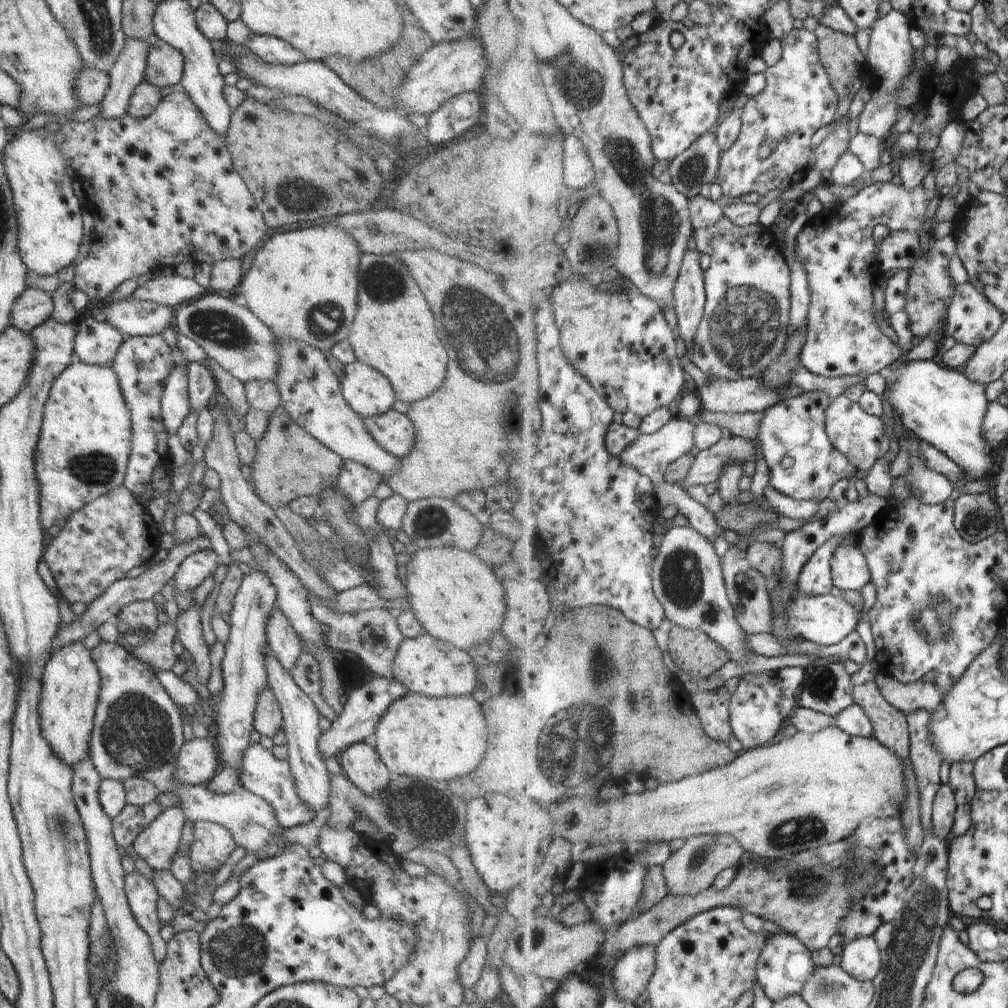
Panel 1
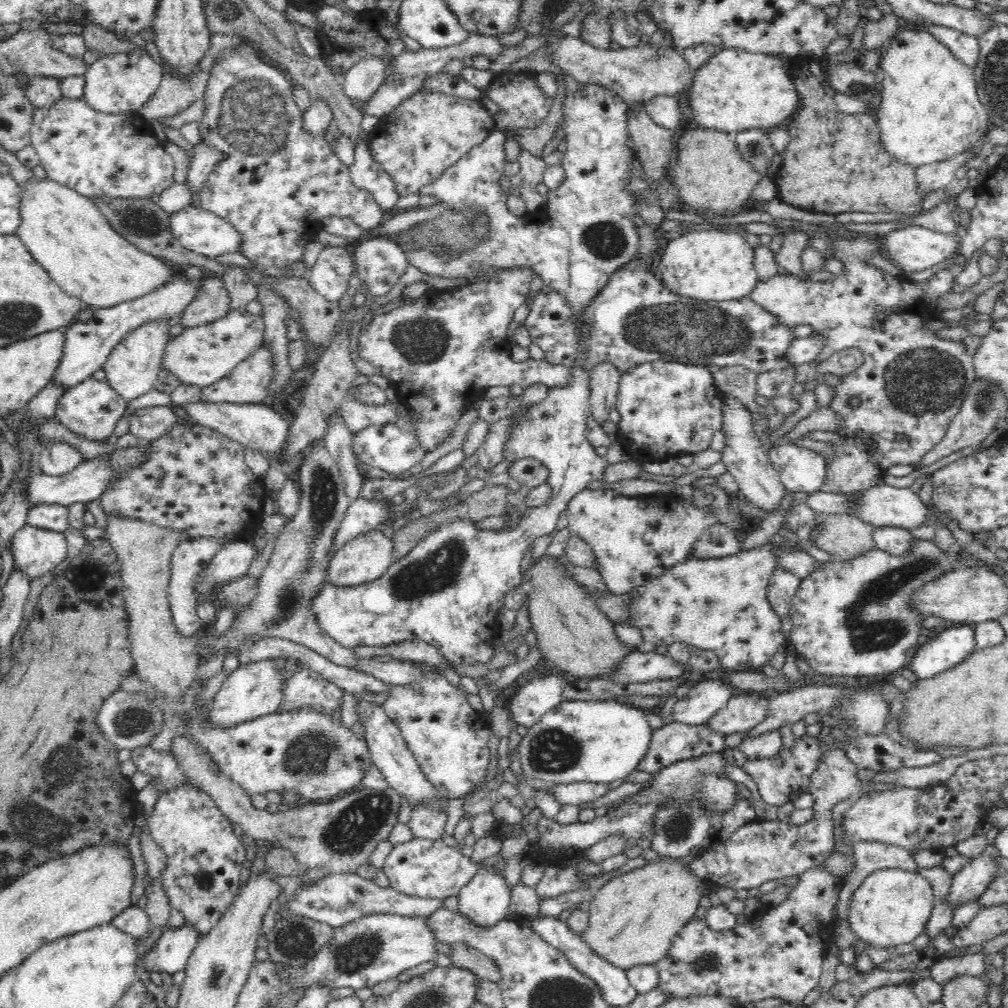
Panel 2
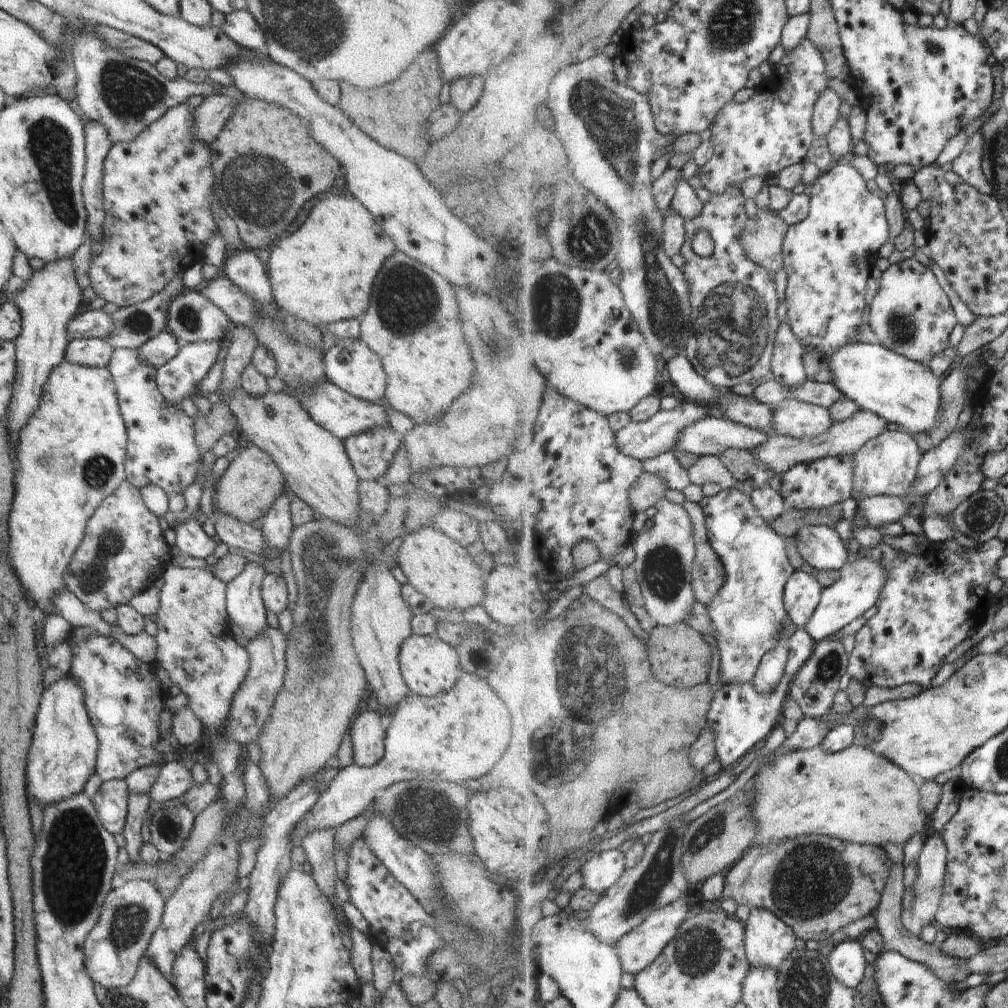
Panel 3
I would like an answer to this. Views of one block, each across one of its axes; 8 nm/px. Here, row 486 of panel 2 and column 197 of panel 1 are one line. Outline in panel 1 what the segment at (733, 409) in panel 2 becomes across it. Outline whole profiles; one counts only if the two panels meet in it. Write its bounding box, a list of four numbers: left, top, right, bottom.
[175,738,220,785]

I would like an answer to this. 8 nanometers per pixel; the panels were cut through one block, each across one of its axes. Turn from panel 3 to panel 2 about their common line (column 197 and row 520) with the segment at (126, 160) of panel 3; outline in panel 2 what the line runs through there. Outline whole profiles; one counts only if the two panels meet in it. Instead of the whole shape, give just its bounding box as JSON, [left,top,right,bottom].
[100,424,268,543]

